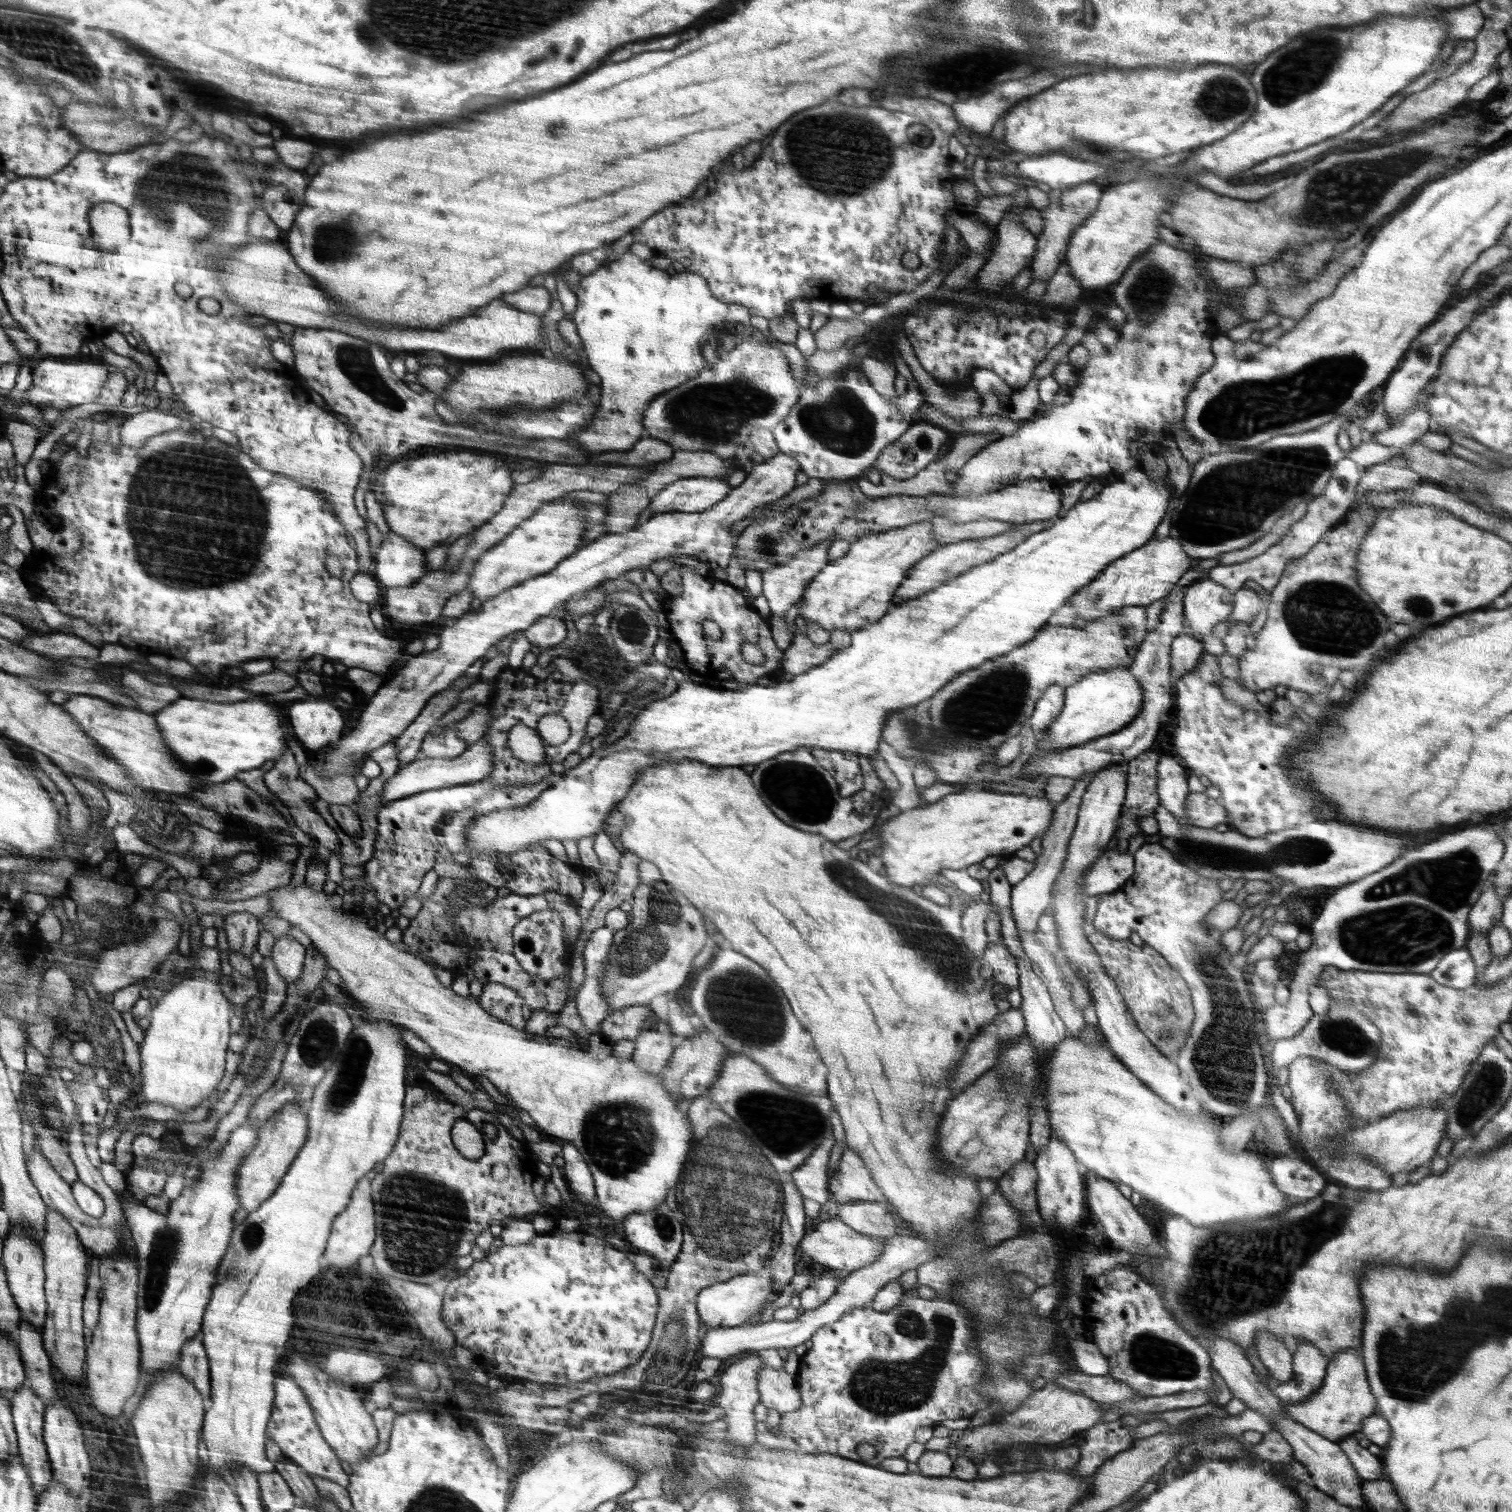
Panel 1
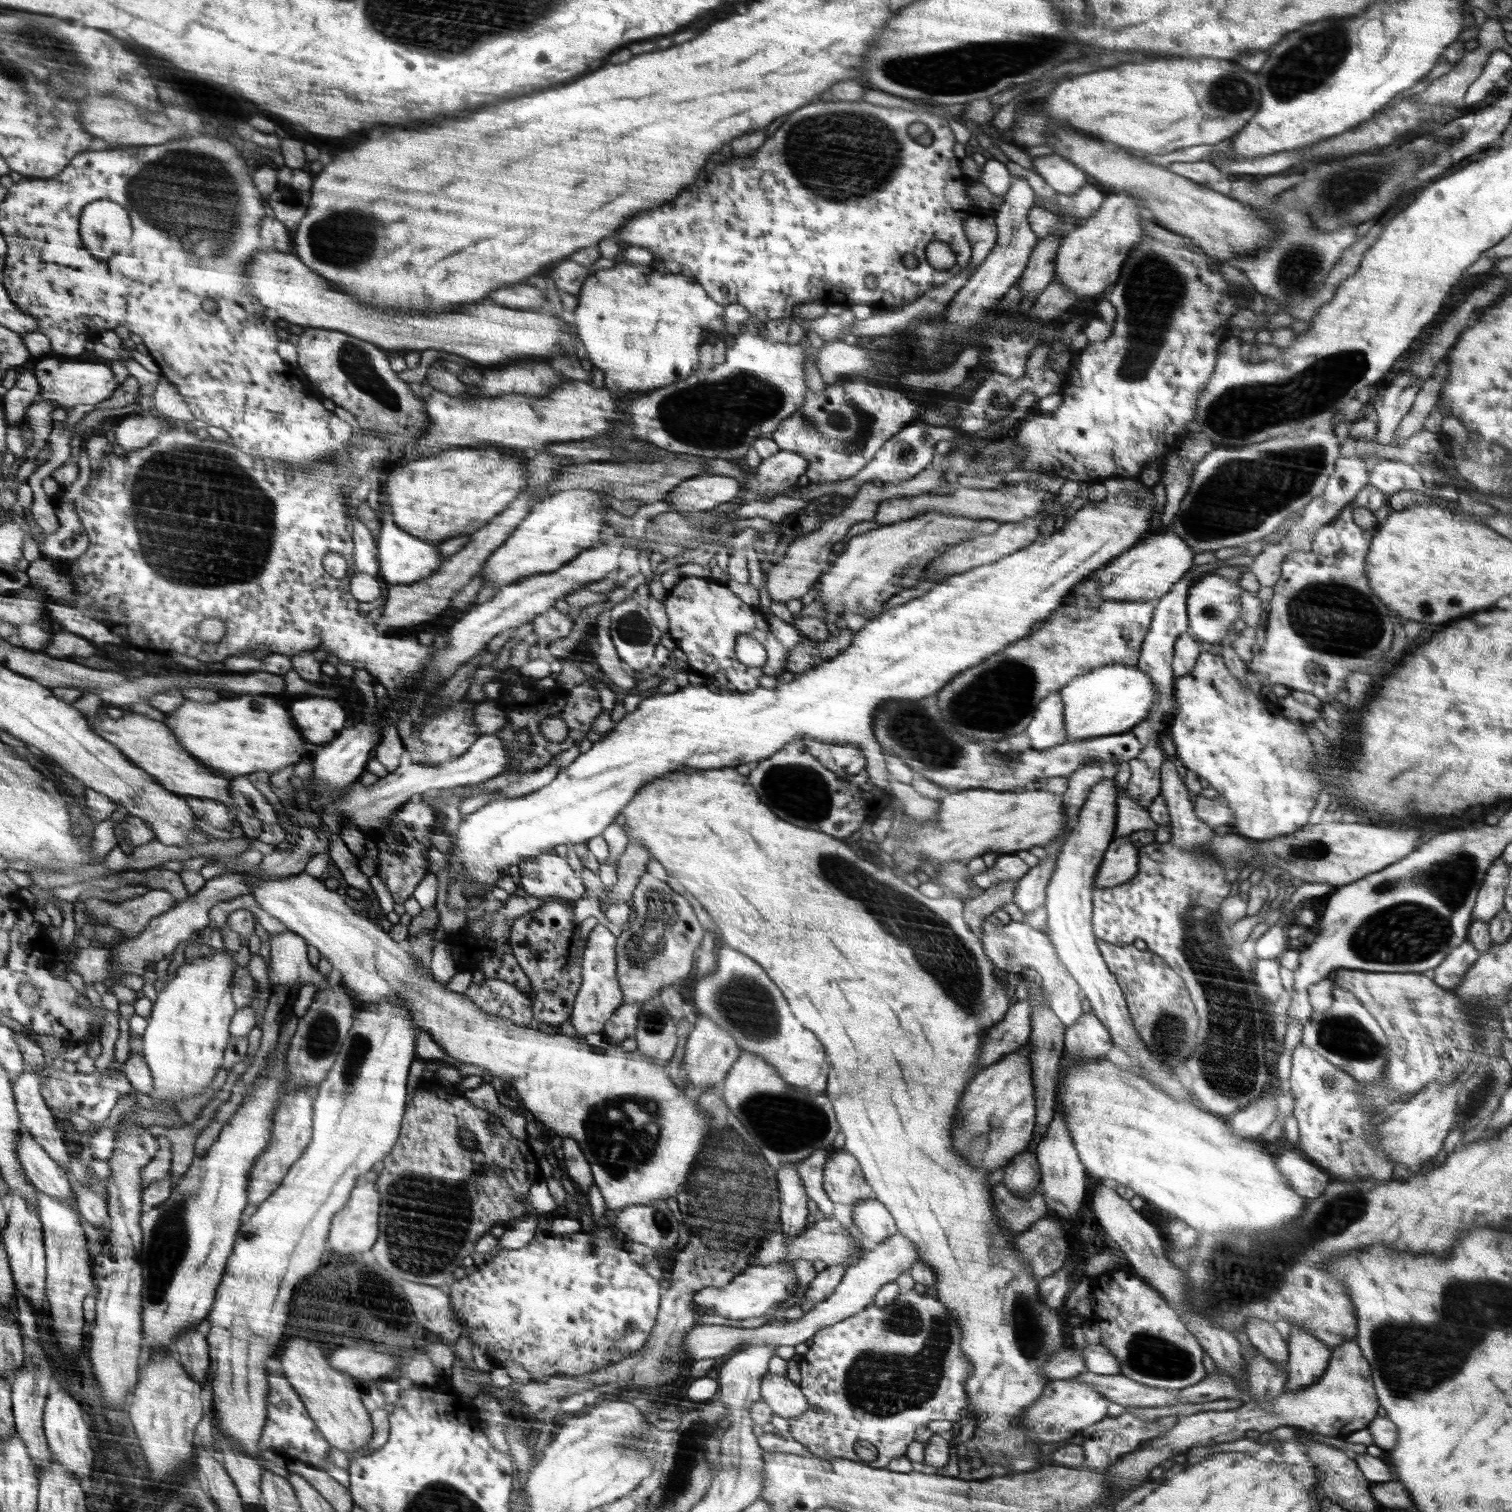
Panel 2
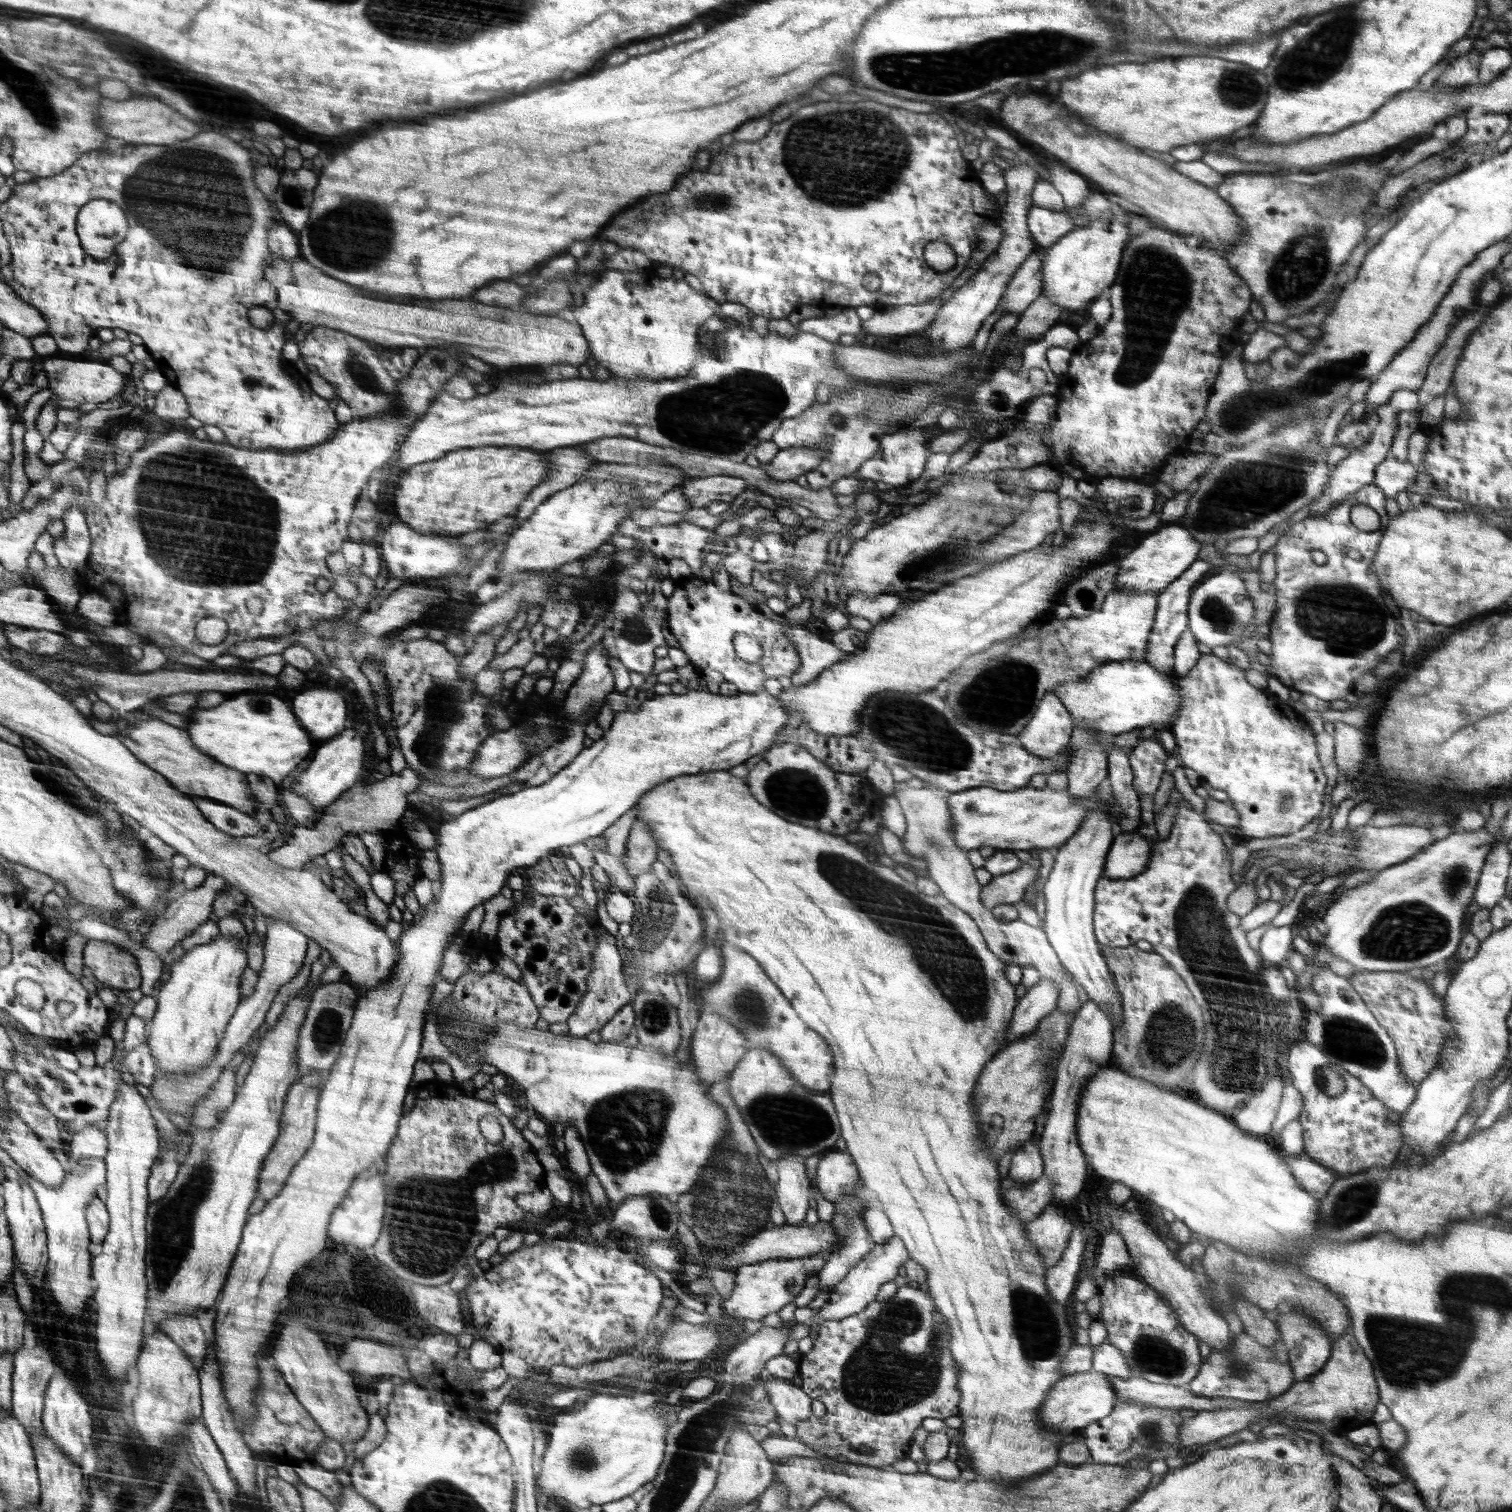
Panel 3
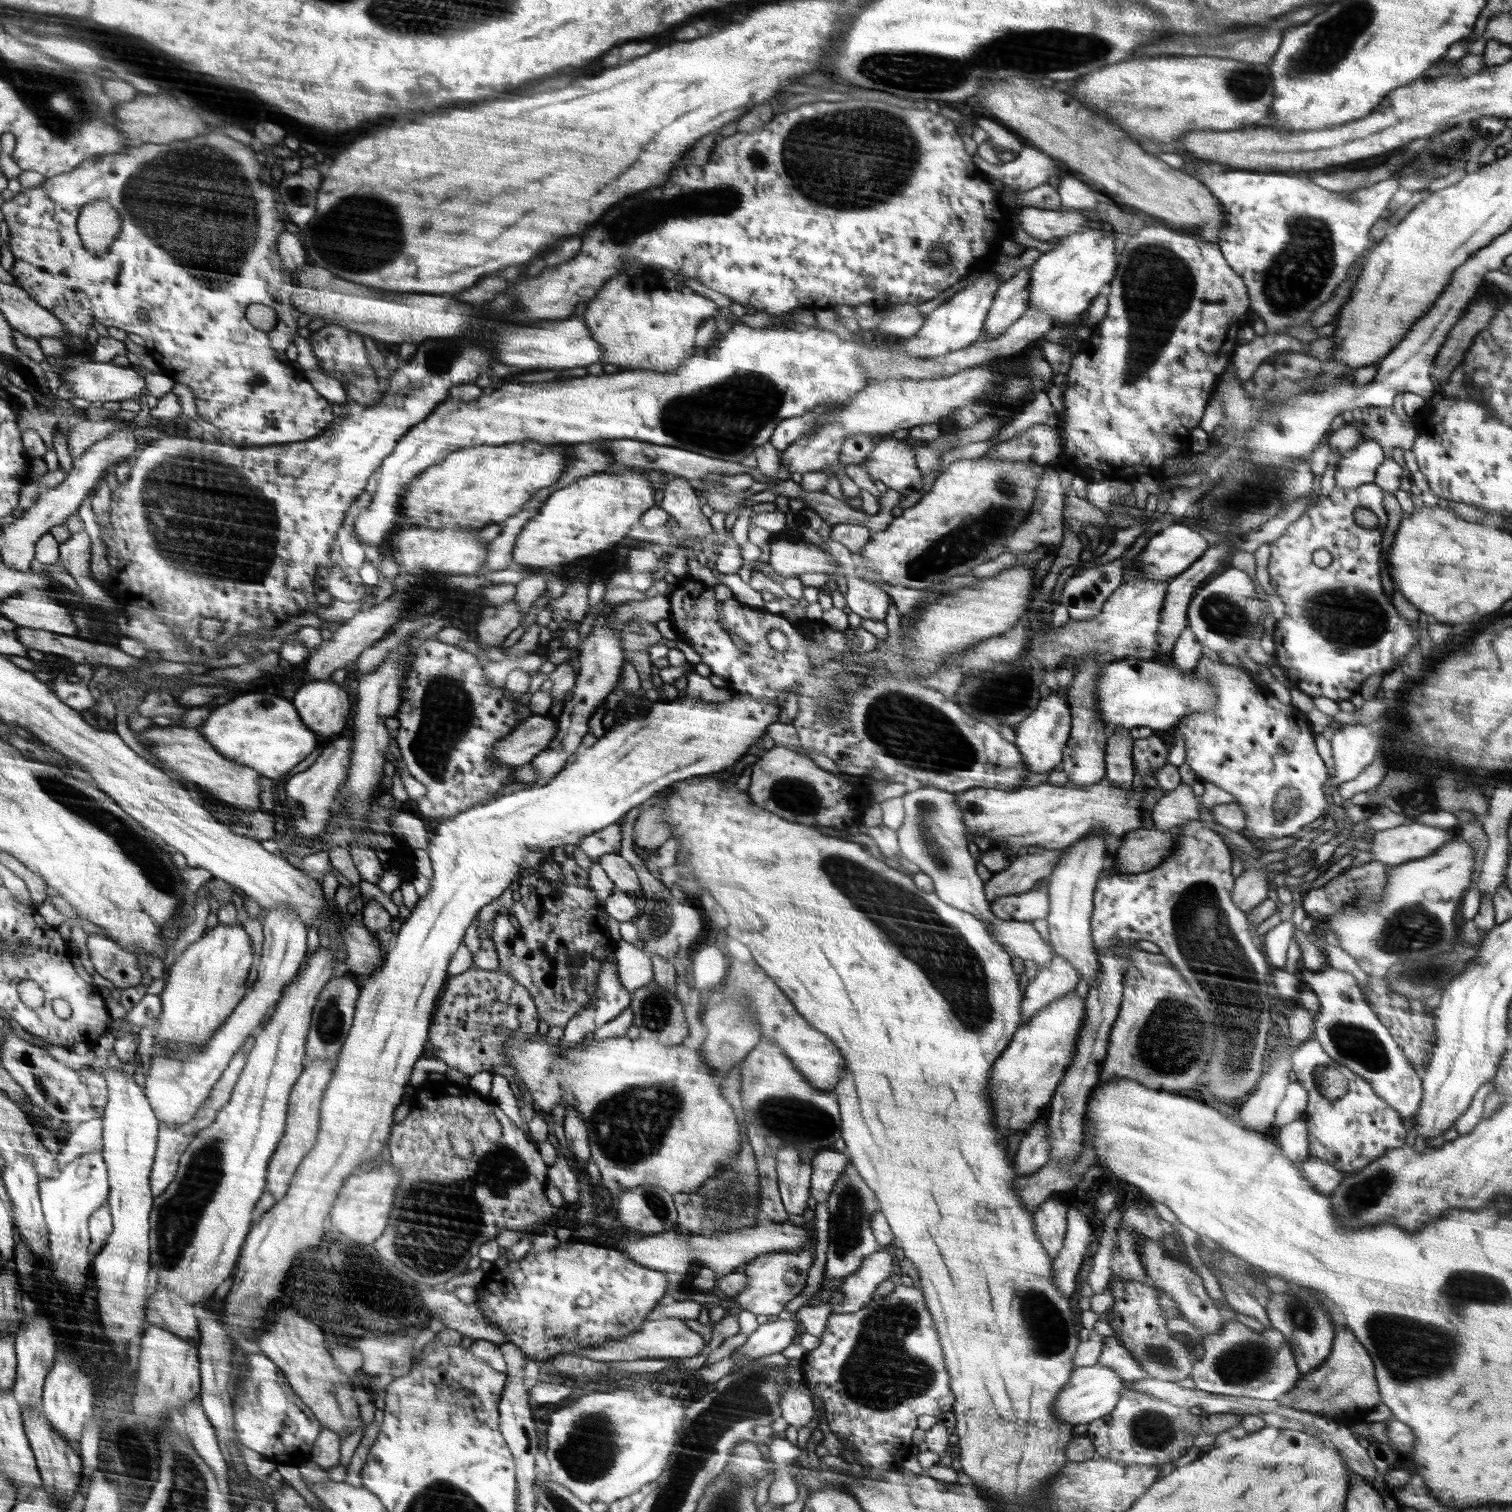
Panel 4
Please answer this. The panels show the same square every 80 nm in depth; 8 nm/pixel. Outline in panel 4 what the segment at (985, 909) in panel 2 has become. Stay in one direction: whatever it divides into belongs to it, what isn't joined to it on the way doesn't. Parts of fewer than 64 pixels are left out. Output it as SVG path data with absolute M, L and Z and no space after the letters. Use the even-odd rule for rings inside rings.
M1044 849L1041 854L1016 856L1011 866L992 874L984 883L985 900L990 903L998 898L1030 891L1037 880L1051 874L1064 849Z

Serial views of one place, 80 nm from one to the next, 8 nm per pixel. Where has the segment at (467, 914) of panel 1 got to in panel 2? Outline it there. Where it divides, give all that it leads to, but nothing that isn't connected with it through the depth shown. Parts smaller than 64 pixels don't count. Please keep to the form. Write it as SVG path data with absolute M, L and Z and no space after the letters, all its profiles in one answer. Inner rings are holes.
M512 894L504 903L504 908L500 908L498 912L484 914L482 918L478 918L474 922L468 921L464 928L449 935L443 933L442 927L439 924L439 913L435 907L432 907L431 909L423 910L420 915L413 917L410 925L407 926L407 930L410 937L420 935L424 931L430 931L430 933L437 931L438 941L445 941L454 953L460 952L460 962L458 962L458 965L467 967L471 971L482 971L483 980L495 978L496 980L506 981L508 984L512 984L518 990L521 990L532 1000L533 988L531 987L531 982L524 970L521 969L521 966L516 962L513 952L510 952L511 948L509 947L508 938L514 921L520 919L525 913L530 913L542 907L544 901L550 900L553 900L553 898L544 897L540 899L534 896L517 896Z

